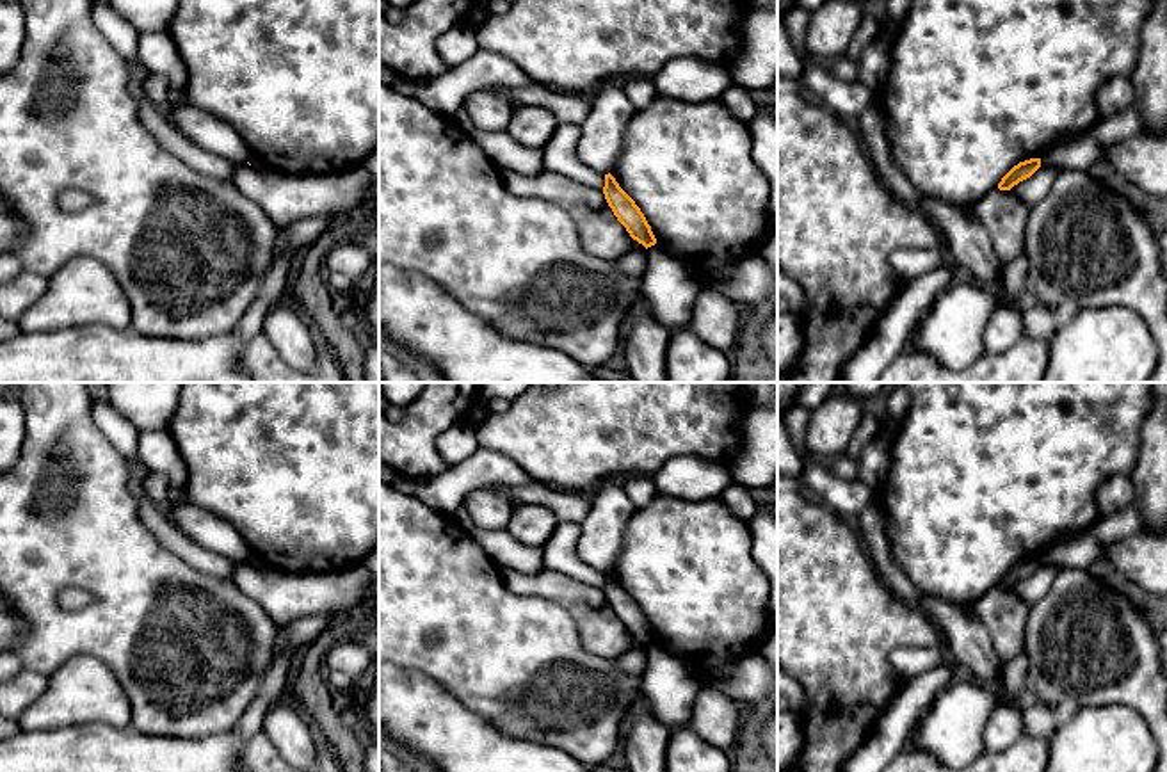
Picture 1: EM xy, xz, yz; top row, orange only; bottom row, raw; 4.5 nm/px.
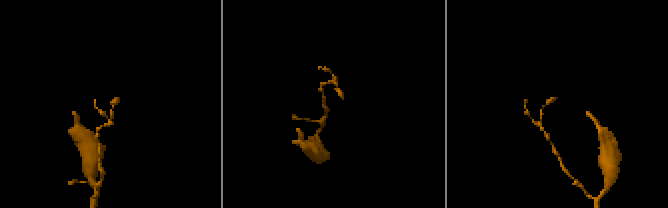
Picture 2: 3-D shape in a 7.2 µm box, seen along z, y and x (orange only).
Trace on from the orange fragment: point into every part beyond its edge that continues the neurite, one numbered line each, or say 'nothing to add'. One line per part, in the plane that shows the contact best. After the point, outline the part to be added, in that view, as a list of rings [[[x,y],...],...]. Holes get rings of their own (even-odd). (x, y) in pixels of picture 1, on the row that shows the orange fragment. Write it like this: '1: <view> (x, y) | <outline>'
nothing to add

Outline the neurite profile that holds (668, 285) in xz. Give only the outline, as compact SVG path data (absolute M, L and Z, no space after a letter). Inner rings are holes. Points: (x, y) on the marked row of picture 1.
M660 245L648 247L648 263L642 272L642 297L651 302L655 318L671 331L692 318L692 310L703 285L687 267Z

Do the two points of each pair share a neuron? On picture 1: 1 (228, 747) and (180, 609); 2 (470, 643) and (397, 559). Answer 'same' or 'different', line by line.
1: different
2: same

